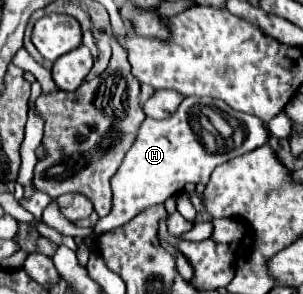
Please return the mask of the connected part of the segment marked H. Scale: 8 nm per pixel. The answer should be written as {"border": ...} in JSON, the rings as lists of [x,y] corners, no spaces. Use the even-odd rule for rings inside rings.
{"border":[[[196,96],[184,98],[172,116],[164,120],[146,118],[142,122],[134,146],[128,150],[122,166],[112,178],[112,190],[114,190],[112,212],[98,220],[94,232],[100,236],[112,228],[124,226],[136,214],[140,214],[140,210],[164,204],[170,196],[180,194],[186,184],[208,184],[210,174],[216,166],[230,162],[232,158],[242,156],[246,152],[252,152],[264,146],[266,142],[268,142],[268,130],[264,130],[264,124],[258,118],[240,114],[232,110],[226,102],[214,98],[196,98]],[[206,110],[220,112],[230,124],[232,120],[238,120],[238,126],[244,132],[244,142],[236,148],[232,138],[222,138],[212,126],[210,118],[206,116]]]}

